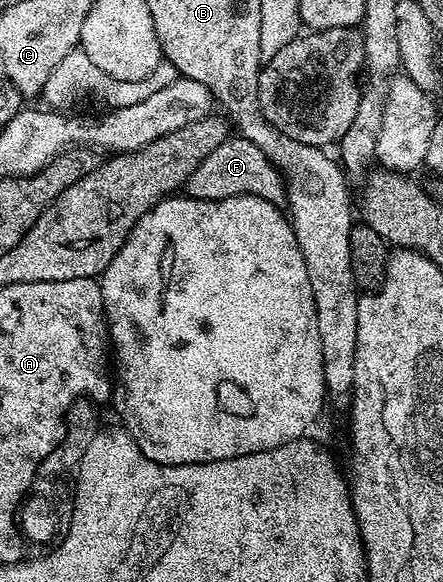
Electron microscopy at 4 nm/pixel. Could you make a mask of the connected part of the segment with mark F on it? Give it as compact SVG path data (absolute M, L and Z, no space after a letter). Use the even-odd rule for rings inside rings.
M240 137L226 139L219 149L207 153L207 157L191 173L185 183L184 194L190 199L226 199L236 195L258 195L278 205L286 202L285 177L274 167L273 162L251 141Z

